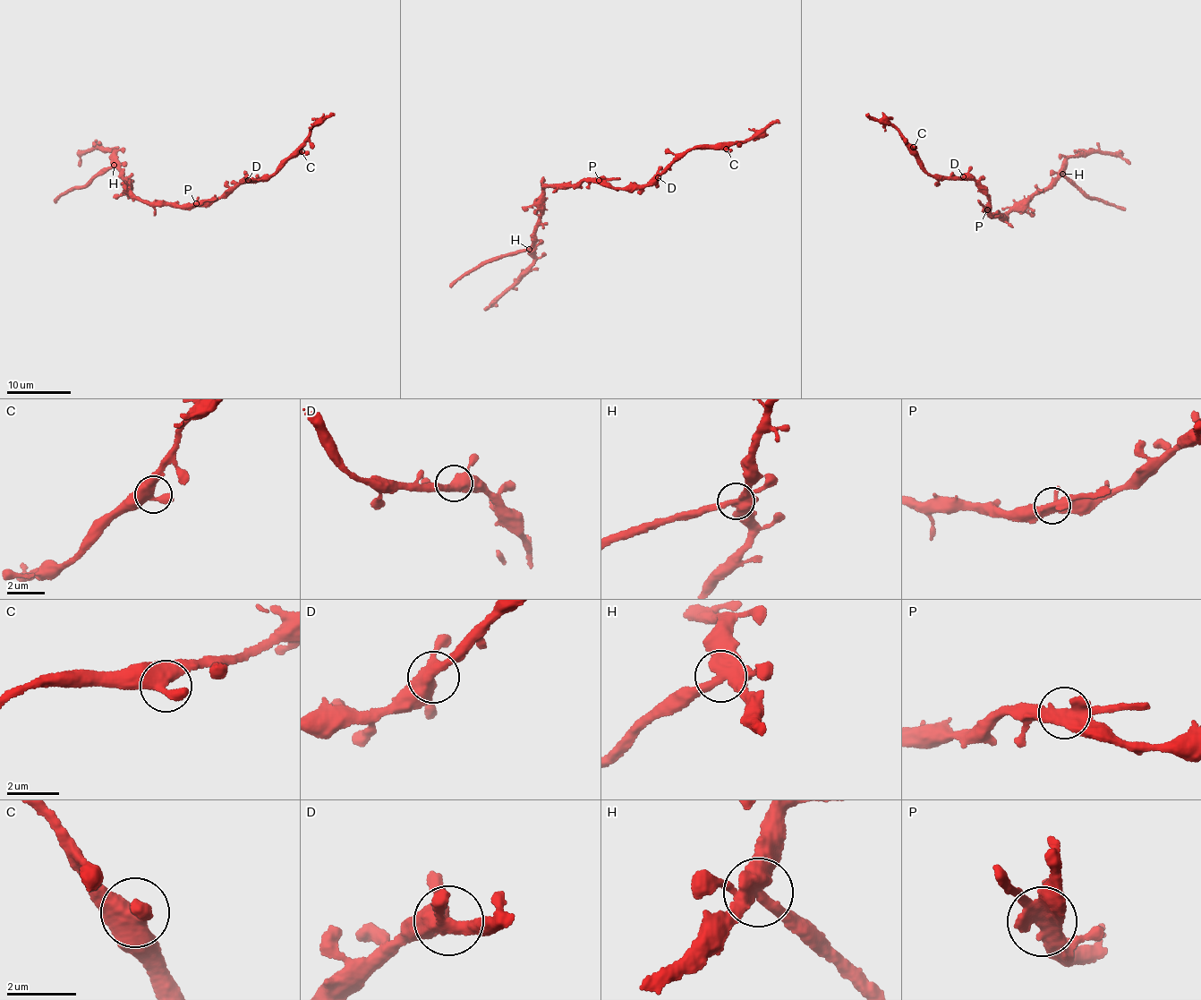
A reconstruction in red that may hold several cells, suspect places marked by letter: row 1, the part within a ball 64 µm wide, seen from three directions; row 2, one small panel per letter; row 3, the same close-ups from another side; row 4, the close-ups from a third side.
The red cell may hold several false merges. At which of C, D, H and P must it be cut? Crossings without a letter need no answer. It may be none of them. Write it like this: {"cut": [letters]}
{"cut": ["H", "P"]}

